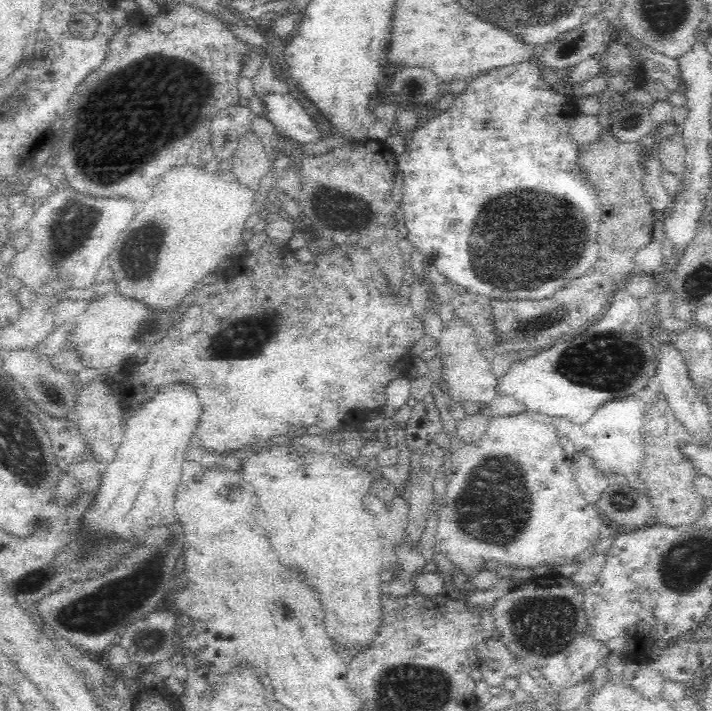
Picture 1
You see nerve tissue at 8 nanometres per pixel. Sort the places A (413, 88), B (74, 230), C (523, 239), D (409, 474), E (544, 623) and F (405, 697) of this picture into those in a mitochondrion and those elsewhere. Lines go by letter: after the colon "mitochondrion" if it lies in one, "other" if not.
A: other
B: mitochondrion
C: mitochondrion
D: other
E: mitochondrion
F: mitochondrion

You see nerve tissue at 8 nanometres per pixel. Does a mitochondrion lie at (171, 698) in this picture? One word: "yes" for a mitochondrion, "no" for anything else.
no

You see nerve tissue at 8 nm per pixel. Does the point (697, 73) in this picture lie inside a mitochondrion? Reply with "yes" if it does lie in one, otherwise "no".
no

